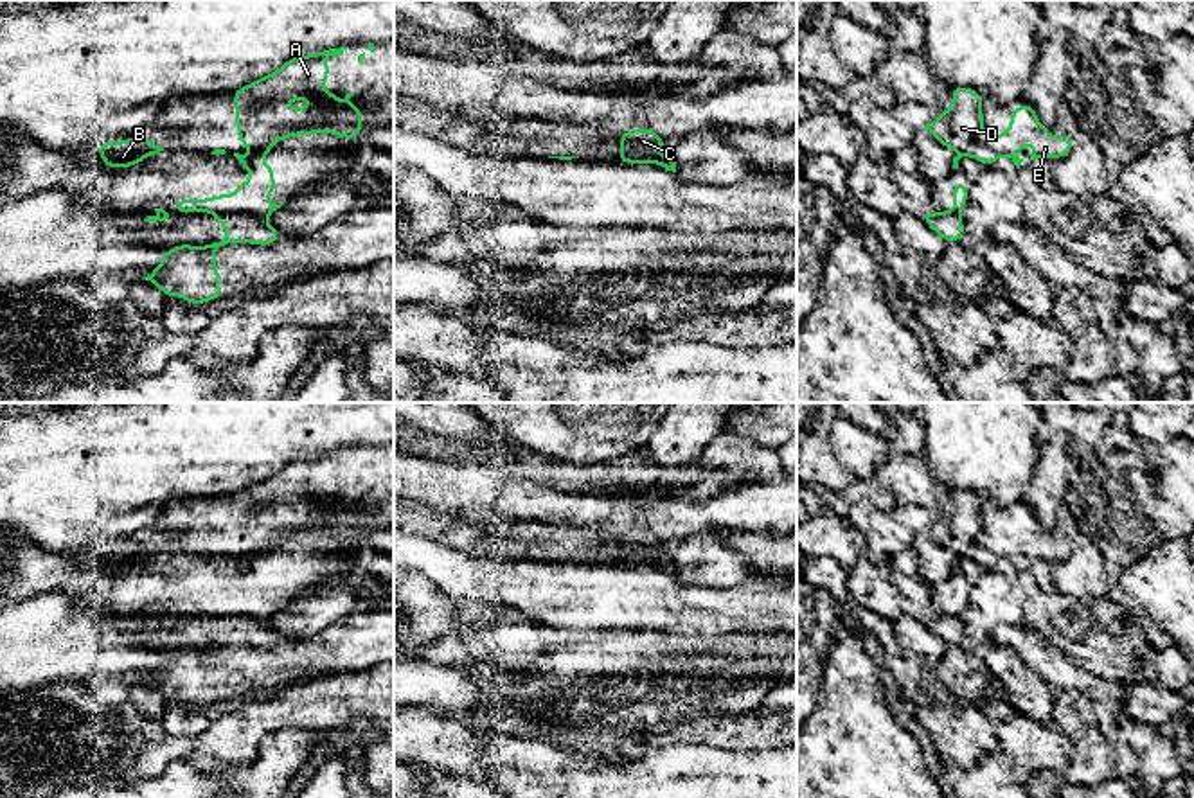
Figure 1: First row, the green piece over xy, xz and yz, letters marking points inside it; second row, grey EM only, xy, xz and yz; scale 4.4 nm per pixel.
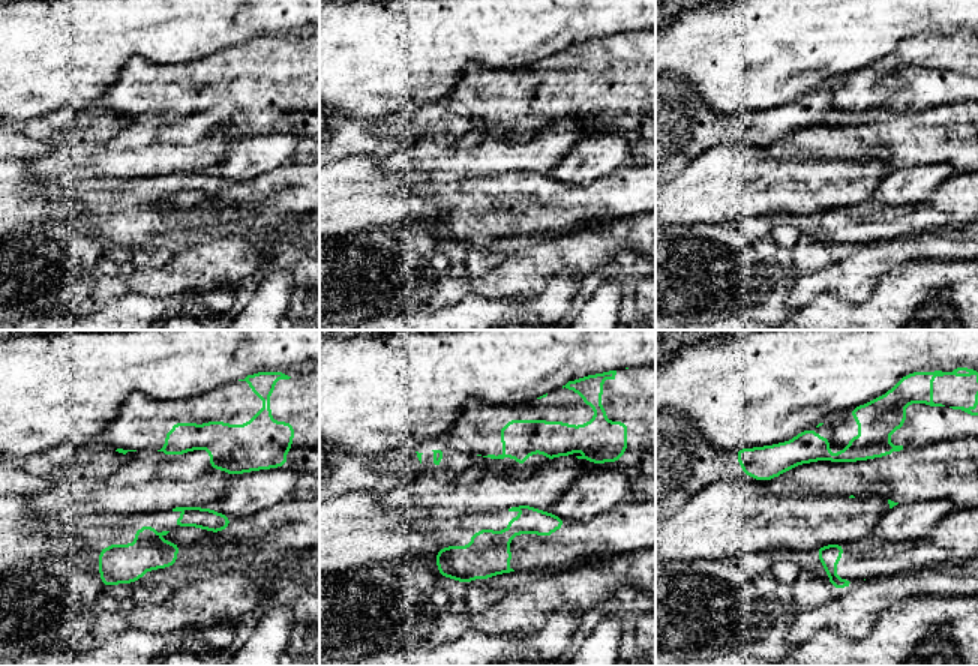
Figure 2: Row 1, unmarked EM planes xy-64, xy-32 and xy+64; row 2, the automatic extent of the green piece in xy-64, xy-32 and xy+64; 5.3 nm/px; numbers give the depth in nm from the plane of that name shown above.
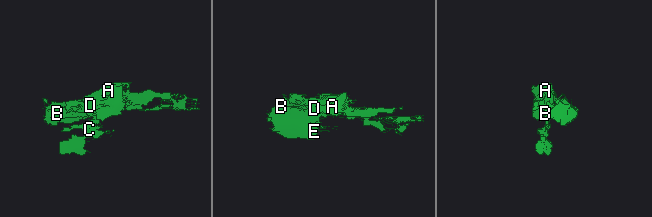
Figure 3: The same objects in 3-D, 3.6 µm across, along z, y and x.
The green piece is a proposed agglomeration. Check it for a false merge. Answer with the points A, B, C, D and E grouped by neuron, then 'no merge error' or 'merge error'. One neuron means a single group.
A B D E / C | merge error

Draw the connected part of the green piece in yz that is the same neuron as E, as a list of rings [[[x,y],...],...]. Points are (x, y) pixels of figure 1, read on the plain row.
[[[967,489],[951,491],[953,509],[940,514],[939,519],[926,527],[931,539],[940,545],[948,554],[958,548],[960,554],[953,561],[953,572],[958,570],[962,559],[973,559],[980,566],[993,568],[1000,559],[1011,559],[1020,572],[1023,561],[1016,557],[1027,546],[1034,548],[1030,563],[1048,561],[1056,563],[1066,559],[1074,545],[1066,536],[1054,541],[1050,532],[1045,532],[1034,514],[1025,503],[1020,510],[1011,514],[1009,532],[1003,537],[987,537],[982,525],[982,500],[976,492]]]

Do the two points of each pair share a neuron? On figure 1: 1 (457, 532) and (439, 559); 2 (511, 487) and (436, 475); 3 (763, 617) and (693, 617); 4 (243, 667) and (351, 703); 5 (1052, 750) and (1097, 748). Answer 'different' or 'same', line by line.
1: different
2: same
3: same
4: different
5: different

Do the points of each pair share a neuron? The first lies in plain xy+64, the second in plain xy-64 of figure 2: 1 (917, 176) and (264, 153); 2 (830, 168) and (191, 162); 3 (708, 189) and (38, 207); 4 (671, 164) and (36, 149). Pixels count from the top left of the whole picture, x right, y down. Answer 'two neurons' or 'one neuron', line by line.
1: one neuron
2: one neuron
3: one neuron
4: one neuron

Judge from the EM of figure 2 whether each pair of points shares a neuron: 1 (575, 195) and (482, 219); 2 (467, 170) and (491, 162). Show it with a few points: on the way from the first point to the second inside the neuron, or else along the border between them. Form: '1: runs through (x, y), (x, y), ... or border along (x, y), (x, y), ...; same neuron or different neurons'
1: runs through (552, 204), (510, 204), (504, 209); same neuron
2: border along (477, 164), (473, 176), (444, 171); different neurons

